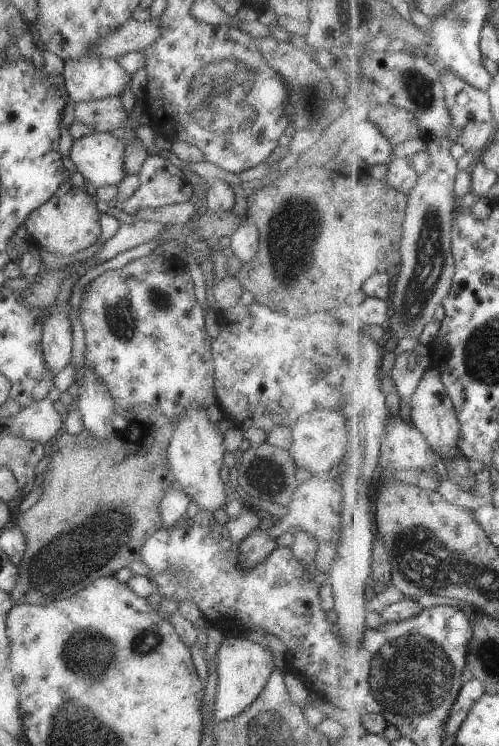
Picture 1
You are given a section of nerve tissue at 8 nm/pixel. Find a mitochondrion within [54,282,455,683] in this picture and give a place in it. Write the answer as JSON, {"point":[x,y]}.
{"point":[88,652]}

